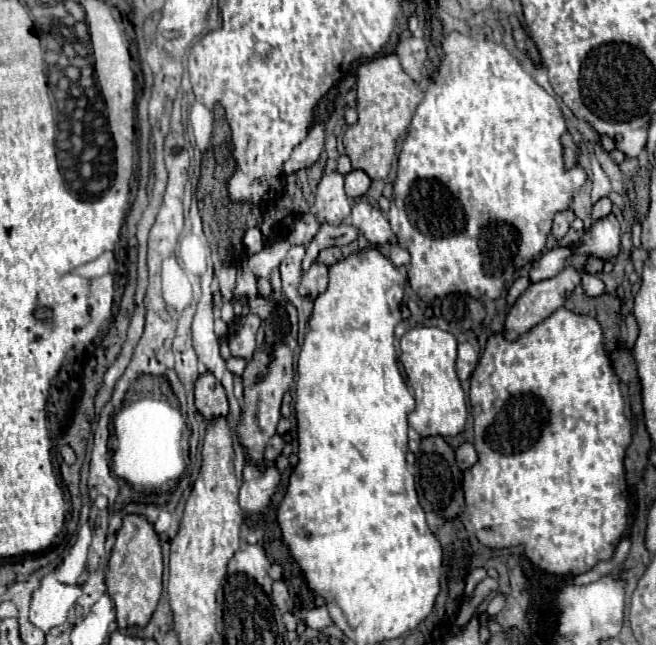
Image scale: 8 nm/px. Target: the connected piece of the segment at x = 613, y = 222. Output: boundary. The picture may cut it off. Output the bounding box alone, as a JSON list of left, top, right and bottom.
[577,214,619,260]

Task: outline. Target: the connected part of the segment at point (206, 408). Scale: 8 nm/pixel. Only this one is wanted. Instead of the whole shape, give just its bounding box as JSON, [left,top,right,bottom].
[195,372,229,420]

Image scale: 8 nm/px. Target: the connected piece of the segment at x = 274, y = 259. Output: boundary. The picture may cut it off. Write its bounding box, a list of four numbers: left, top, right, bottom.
[249,240,291,278]

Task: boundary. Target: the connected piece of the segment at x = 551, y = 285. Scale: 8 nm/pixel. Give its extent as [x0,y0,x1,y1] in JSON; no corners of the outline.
[505,266,579,340]

